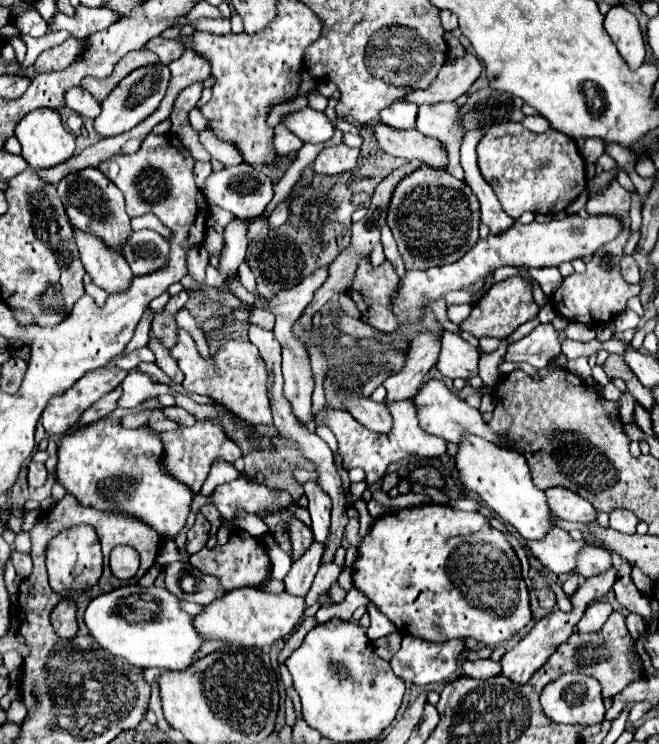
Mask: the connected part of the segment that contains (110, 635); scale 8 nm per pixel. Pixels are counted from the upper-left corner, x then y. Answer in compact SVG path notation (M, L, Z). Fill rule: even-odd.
M126 584L102 594L88 604L84 622L106 652L142 668L156 666L182 672L194 664L200 646L206 642L196 630L192 616L182 610L180 600L158 586L142 588L140 584Z

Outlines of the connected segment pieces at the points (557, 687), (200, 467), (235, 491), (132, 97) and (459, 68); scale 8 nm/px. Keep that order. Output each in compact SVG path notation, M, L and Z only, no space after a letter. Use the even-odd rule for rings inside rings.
M564 674L560 680L548 684L540 696L544 714L560 724L578 724L578 726L592 726L592 724L602 724L606 708L602 704L602 694L600 694L600 684L594 678L586 678L582 674Z
M210 420L196 422L190 428L180 426L180 430L176 430L176 432L154 432L154 434L160 436L162 446L164 446L164 454L162 454L160 464L164 464L164 470L170 476L174 476L178 482L188 486L192 490L192 494L200 492L204 480L210 474L214 460L226 460L226 462L234 464L242 456L240 448L222 432L222 426L218 426Z
M236 478L236 480L228 482L228 484L222 484L212 494L212 504L218 508L218 512L222 514L224 522L234 518L236 508L246 508L248 512L264 516L266 512L272 512L274 506L287 508L293 502L294 504L304 506L304 496L294 500L284 490L280 492L280 496L272 496L270 488L254 484L248 478Z
M150 64L130 72L102 102L102 114L94 120L94 130L100 138L110 138L128 132L142 120L146 120L160 104L166 94L166 86L170 80L170 70L162 64Z
M464 54L460 58L454 58L452 62L446 62L436 82L432 82L426 90L414 90L408 96L404 96L404 100L414 102L418 106L454 102L456 98L468 92L468 88L474 84L480 72L482 64L478 62L478 58L474 54Z

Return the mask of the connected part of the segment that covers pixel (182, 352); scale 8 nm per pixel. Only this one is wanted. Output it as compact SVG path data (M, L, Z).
M180 330L178 344L170 352L186 376L182 382L186 390L198 392L204 396L212 396L214 400L222 402L230 412L252 422L254 426L272 424L270 402L266 396L266 366L260 360L260 354L256 352L254 344L242 342L242 340L230 340L218 350L218 354L212 360L204 360L198 354L190 334L186 330Z

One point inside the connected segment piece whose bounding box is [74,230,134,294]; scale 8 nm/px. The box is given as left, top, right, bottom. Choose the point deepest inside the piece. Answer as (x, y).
(112, 273)

